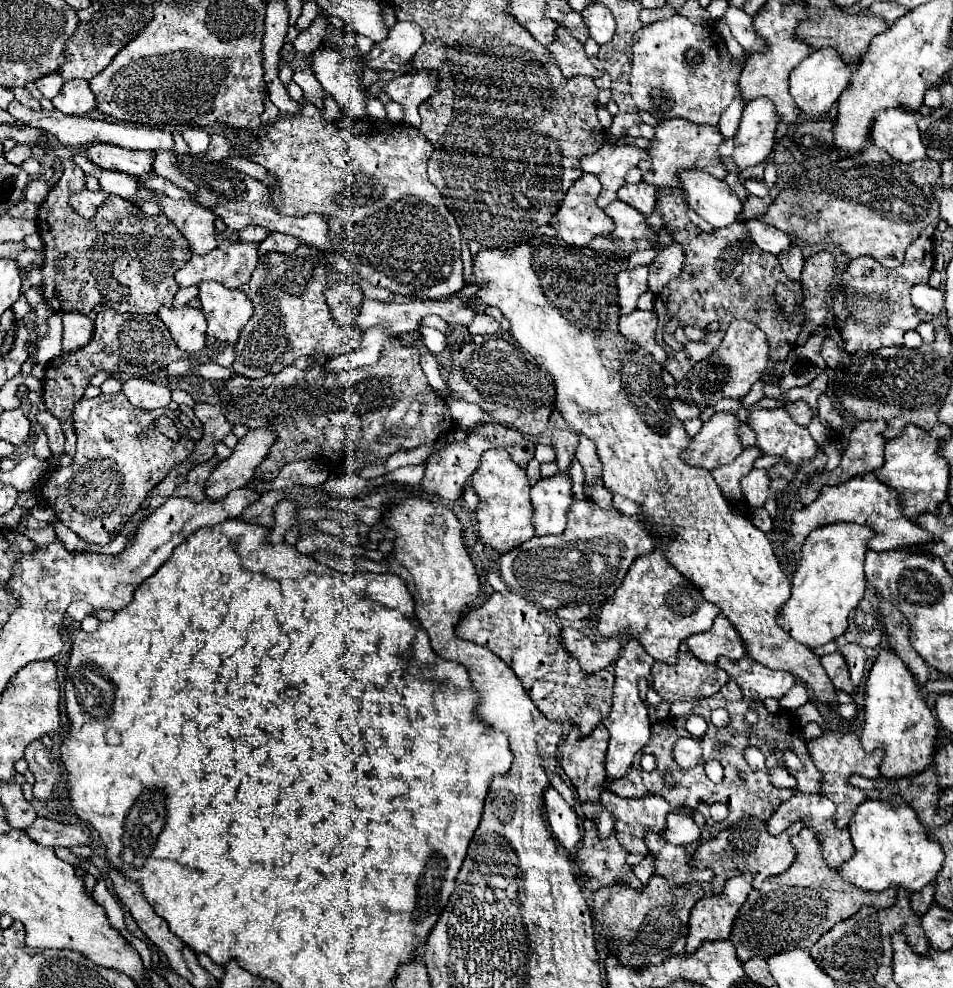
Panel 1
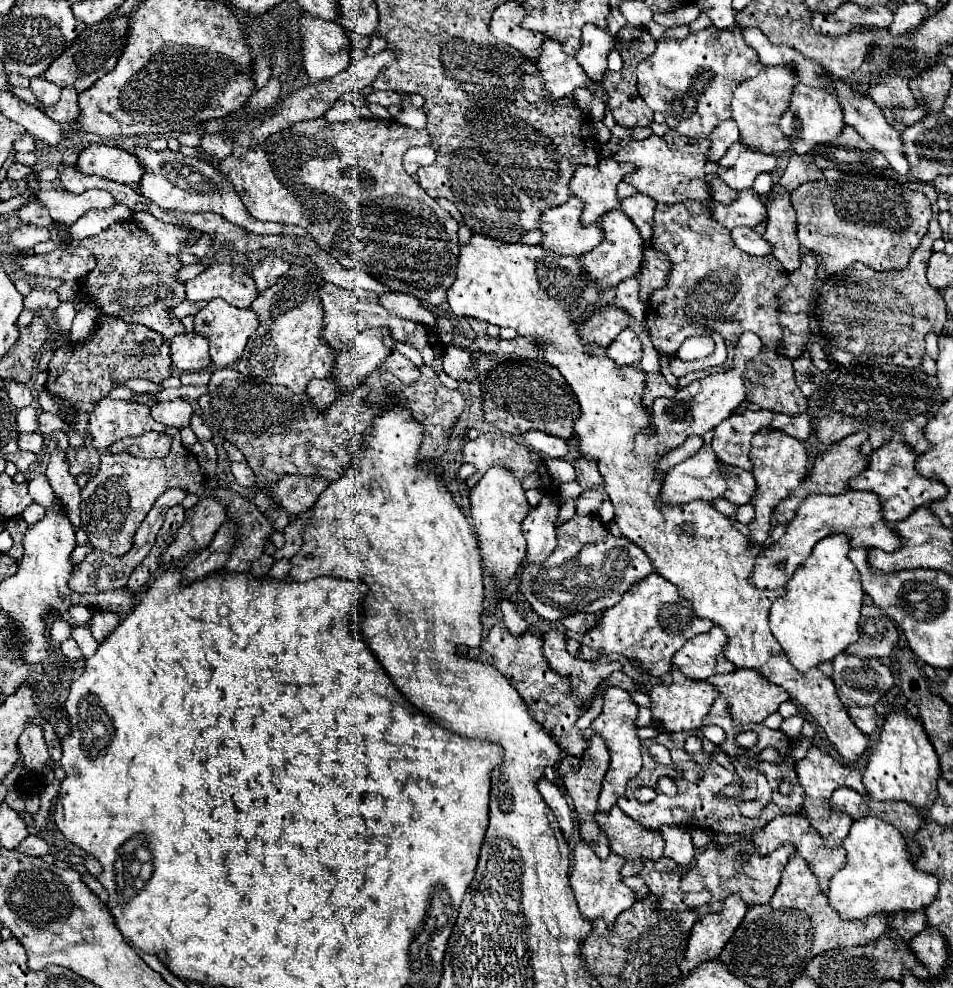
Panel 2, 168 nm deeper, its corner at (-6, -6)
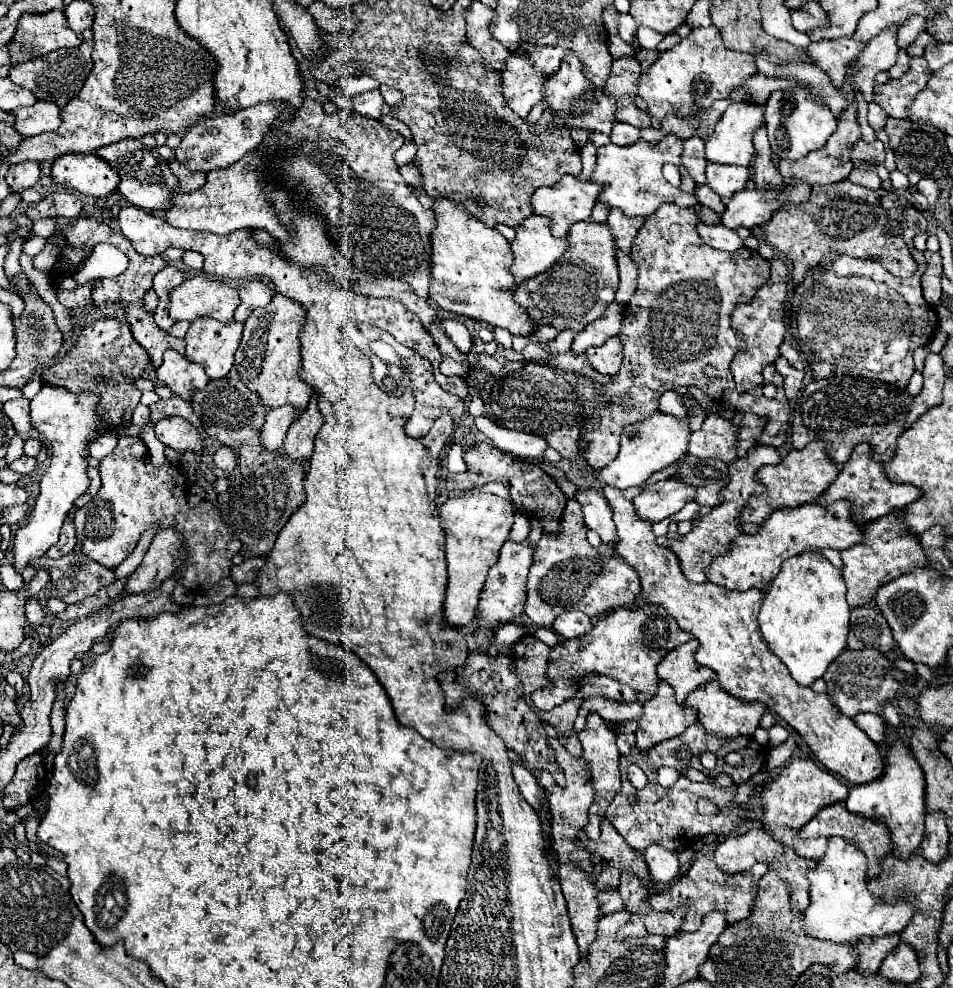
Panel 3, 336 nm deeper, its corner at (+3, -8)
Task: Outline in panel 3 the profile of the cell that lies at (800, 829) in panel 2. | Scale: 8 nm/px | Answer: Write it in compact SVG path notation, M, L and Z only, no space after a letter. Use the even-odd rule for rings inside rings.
M752 828L750 832L736 836L736 838L726 838L716 846L714 852L714 862L716 866L724 872L724 874L738 874L744 872L746 868L752 868L756 862L766 862L774 872L778 872L778 876L790 886L790 908L792 910L806 910L806 906L810 904L808 898L808 882L806 882L806 870L810 870L810 866L814 866L814 860L802 860L794 854L792 848L782 846L780 842L776 842L774 838L770 838L770 834L766 834L766 830L762 828Z

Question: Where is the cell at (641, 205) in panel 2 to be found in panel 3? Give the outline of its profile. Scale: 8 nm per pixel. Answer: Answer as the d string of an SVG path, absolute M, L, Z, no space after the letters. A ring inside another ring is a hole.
M610 210L608 212L608 220L606 226L610 228L612 236L614 236L614 244L618 250L622 252L630 252L630 246L634 242L636 232L640 230L644 218L626 218L620 210Z

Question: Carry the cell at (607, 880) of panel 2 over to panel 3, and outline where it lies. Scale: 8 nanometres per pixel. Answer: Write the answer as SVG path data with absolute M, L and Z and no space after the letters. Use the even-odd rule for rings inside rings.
M560 864L558 866L558 880L562 886L562 894L568 906L570 926L576 936L580 956L586 956L588 944L596 938L600 902L598 890L594 886L592 876L584 874L574 864Z

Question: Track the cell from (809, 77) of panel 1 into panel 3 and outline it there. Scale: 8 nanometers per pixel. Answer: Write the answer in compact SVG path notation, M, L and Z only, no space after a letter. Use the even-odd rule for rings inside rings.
M786 88L772 92L768 102L764 104L764 118L772 152L778 158L790 158L790 160L798 160L822 148L838 124L838 120L824 104L824 100L810 94L806 88L790 88L790 90Z

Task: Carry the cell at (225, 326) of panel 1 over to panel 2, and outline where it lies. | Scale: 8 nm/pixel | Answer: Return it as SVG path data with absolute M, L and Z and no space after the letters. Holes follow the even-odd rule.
M213 298L205 304L205 308L195 314L195 332L207 336L211 346L211 360L217 366L229 366L237 358L241 358L243 348L249 340L249 336L257 330L257 316L251 312L251 308L233 308L231 304L225 304L221 298Z

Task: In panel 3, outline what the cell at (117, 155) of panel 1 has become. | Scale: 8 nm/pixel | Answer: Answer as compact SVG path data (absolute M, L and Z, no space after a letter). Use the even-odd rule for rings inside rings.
M64 154L54 160L52 180L86 196L108 196L118 186L118 174L96 154Z

